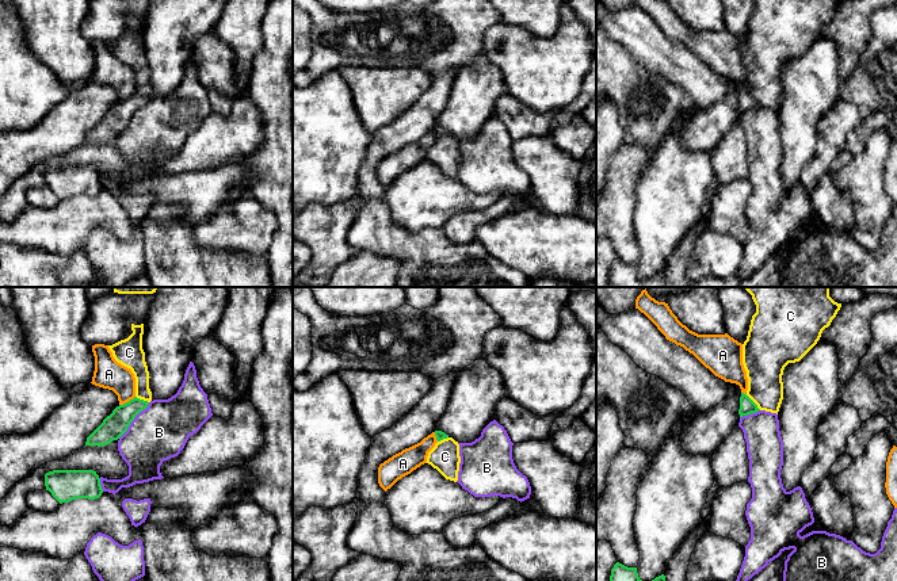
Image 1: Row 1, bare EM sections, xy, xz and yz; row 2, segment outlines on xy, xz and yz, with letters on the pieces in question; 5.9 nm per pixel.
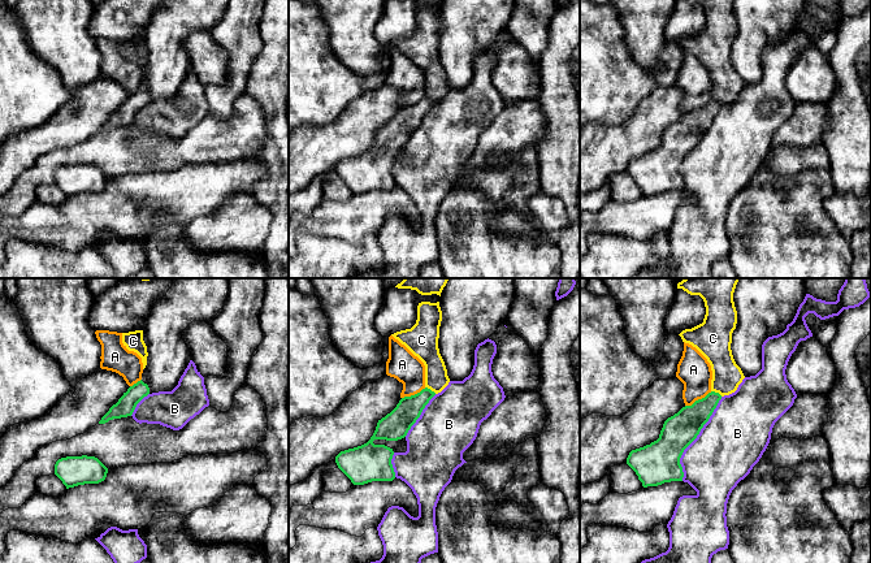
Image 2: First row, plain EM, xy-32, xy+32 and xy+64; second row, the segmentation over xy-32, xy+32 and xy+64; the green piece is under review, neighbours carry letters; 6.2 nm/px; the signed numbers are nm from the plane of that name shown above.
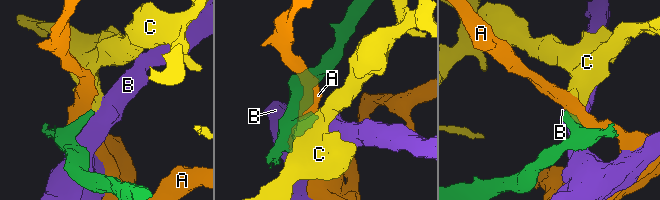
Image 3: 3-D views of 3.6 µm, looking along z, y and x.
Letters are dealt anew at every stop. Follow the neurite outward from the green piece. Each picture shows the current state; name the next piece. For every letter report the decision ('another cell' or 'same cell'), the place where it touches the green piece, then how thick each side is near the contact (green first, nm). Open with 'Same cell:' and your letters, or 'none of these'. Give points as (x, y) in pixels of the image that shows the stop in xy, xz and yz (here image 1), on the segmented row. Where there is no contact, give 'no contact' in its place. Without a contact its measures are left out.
Same cell: none of these
A: another cell; meets green in xy at (126, 402); 140 nm thick on the green side, 180 nm on the other
B: another cell; meets green in xy at (133, 419); 140 nm thick on the green side, 320 nm on the other
C: another cell; meets green in yz at (754, 402); 100 nm thick on the green side, 240 nm on the other

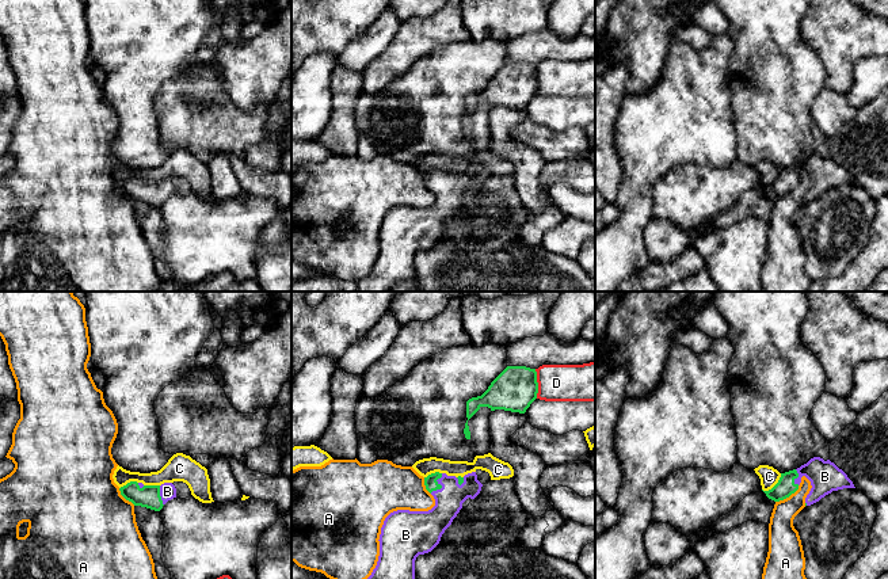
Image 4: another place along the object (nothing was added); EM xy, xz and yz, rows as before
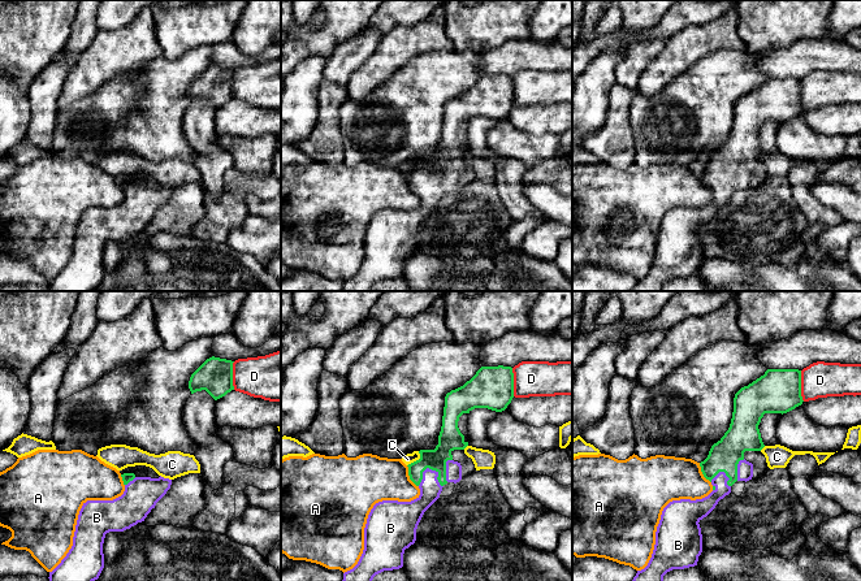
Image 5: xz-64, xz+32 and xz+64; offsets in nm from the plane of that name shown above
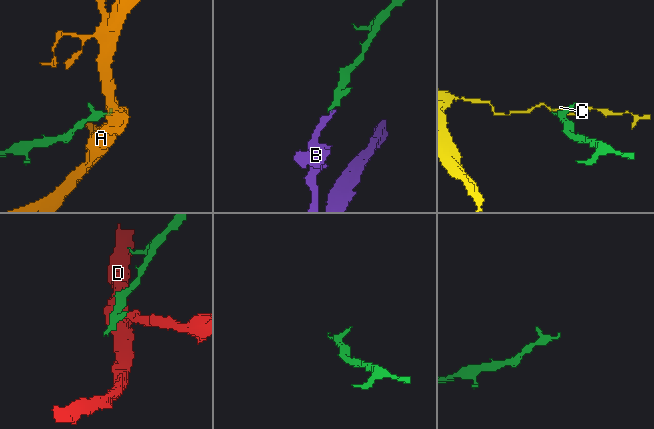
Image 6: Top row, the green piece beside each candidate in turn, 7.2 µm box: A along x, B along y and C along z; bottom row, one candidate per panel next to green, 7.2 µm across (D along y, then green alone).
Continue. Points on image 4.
Same cell: B
A: another cell; meets green in yz at (788, 496); 110 nm thick on the green side, 180 nm on the other
B: same cell; meets green in xz at (441, 486); 80 nm thick on the green side, 180 nm on the other
C: another cell; meets green in yz at (774, 486); 110 nm thick on the green side, 120 nm on the other
D: another cell; meets green in xz at (537, 384); 260 nm thick on the green side, 220 nm on the other

